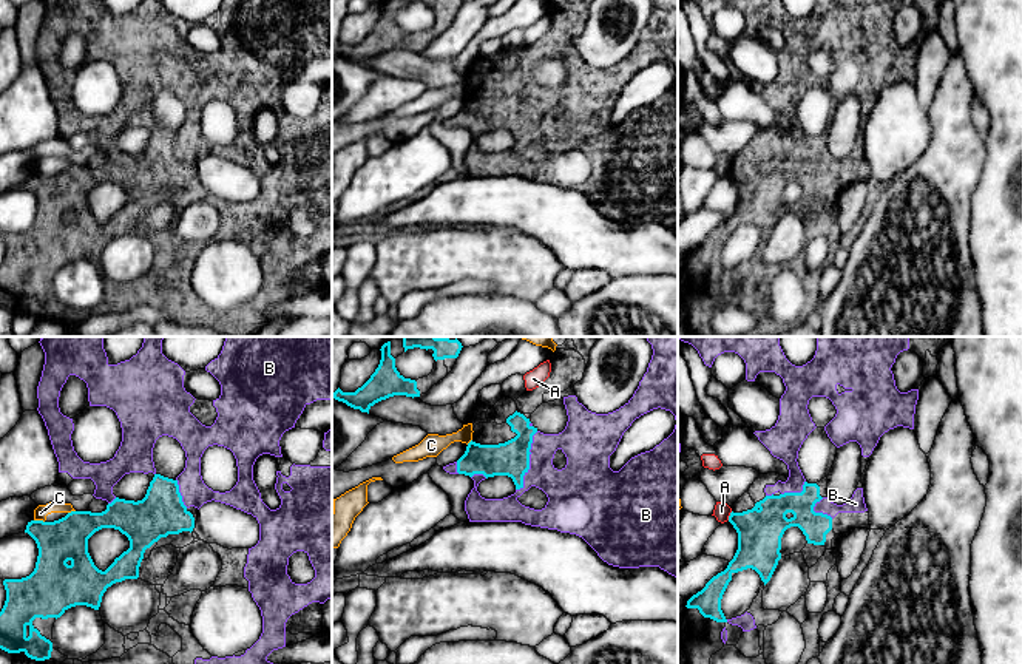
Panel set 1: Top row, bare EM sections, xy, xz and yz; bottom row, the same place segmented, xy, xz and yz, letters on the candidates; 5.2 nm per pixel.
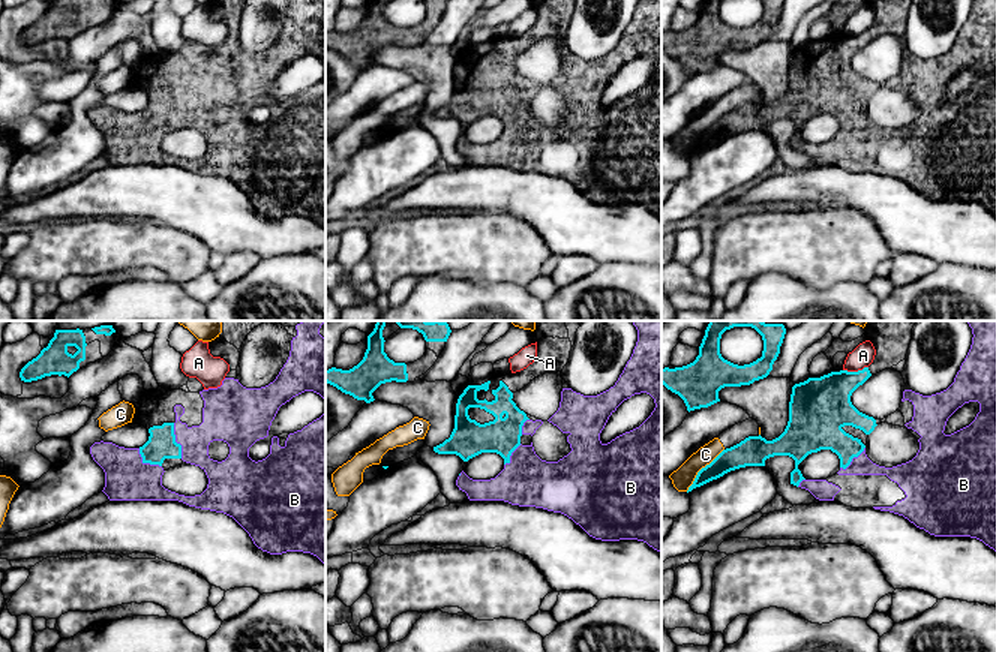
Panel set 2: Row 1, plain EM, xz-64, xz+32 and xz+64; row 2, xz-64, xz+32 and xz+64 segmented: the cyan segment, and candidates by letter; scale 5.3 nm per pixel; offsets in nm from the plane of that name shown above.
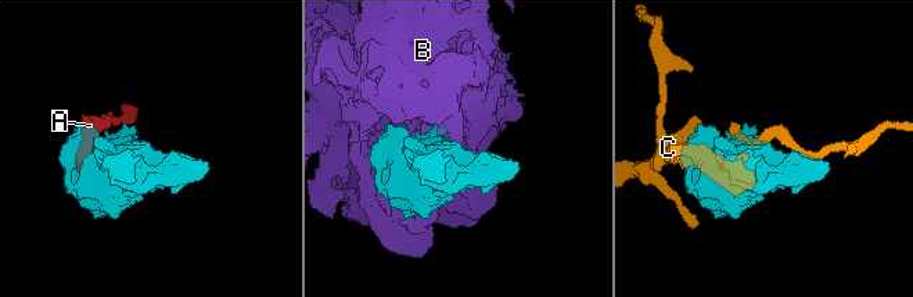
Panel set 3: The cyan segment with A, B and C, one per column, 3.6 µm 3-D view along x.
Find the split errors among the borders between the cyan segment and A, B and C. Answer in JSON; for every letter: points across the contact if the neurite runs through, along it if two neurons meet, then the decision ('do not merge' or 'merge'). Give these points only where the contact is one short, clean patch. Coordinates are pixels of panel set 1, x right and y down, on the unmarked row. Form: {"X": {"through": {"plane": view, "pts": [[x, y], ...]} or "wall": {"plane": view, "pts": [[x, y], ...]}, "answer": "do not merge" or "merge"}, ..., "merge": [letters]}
{"A": {"answer": "do not merge"}, "B": {"answer": "merge"}, "C": {"answer": "do not merge"}, "merge": ["B"]}

